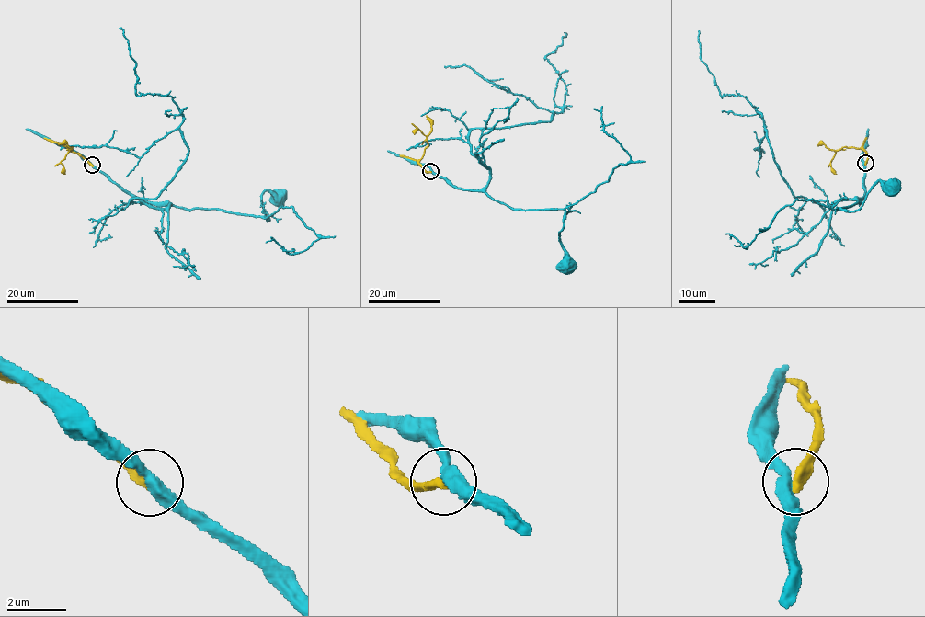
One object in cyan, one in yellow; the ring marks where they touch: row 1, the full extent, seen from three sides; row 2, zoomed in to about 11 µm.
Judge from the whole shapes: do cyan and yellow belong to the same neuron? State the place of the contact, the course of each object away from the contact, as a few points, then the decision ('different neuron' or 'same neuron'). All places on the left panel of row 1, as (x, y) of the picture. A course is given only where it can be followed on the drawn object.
place (92, 165); course cyan (91, 165), (137, 197), (188, 209), (225, 210), (269, 220), (261, 199), (264, 192), (280, 191), (279, 198); course yellow (91, 165), (70, 151), (72, 147), (61, 162), (64, 174); different neuron

